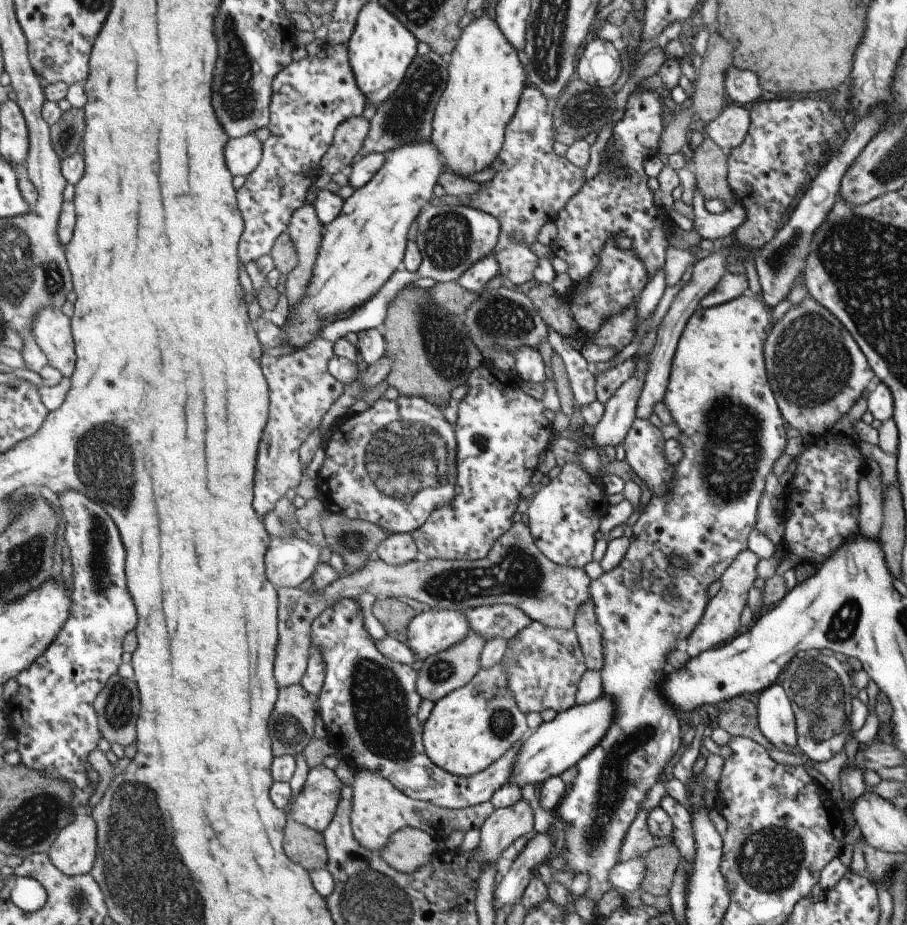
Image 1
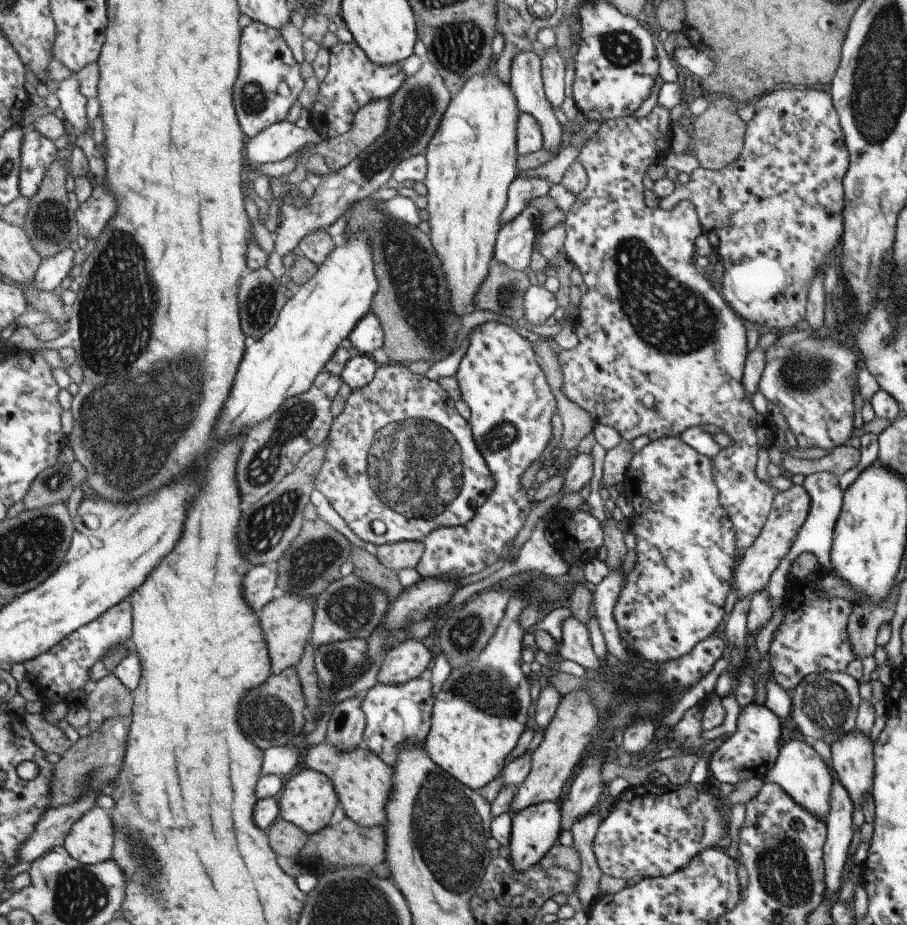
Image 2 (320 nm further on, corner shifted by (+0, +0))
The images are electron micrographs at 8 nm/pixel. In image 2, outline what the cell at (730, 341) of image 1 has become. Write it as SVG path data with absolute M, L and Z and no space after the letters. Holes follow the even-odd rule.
M655 105L652 110L641 119L635 119L632 115L621 119L613 119L600 125L600 131L590 141L587 141L578 154L577 160L586 168L588 172L587 188L576 196L575 202L567 212L565 220L566 239L564 248L568 257L574 262L578 270L582 273L584 283L588 291L581 296L578 307L579 313L575 322L574 331L579 337L580 343L568 351L559 349L558 357L562 362L564 372L563 392L567 398L570 398L575 404L587 409L587 412L594 418L596 424L604 424L614 428L619 434L621 440L631 441L637 436L647 436L649 442L661 437L677 437L686 428L695 427L700 424L715 424L727 436L733 440L733 445L721 448L713 457L712 475L715 486L718 490L718 501L723 510L728 514L728 519L732 524L735 535L735 546L738 554L745 550L757 538L763 523L765 522L768 510L773 500L773 489L766 485L760 479L753 476L755 472L755 462L757 462L757 450L760 447L767 448L775 437L776 427L770 420L769 415L759 415L751 406L751 401L744 395L741 384L742 370L747 356L747 346L745 345L745 328L741 317L736 315L728 304L721 299L719 292L709 284L705 276L698 272L694 265L694 240L697 235L702 234L702 228L699 225L699 217L695 212L691 201L679 201L671 210L663 210L660 206L647 208L643 204L643 174L649 164L657 163L661 156L667 152L669 134L669 112L662 106Z

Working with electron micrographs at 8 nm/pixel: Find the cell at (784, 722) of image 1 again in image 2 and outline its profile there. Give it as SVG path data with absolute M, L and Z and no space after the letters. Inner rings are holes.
M791 739L780 744L780 749L773 763L773 766L765 775L765 782L775 783L781 790L796 802L803 810L806 810L812 817L823 821L829 812L830 788L832 785L833 773L828 763L825 763L811 748L809 741Z

